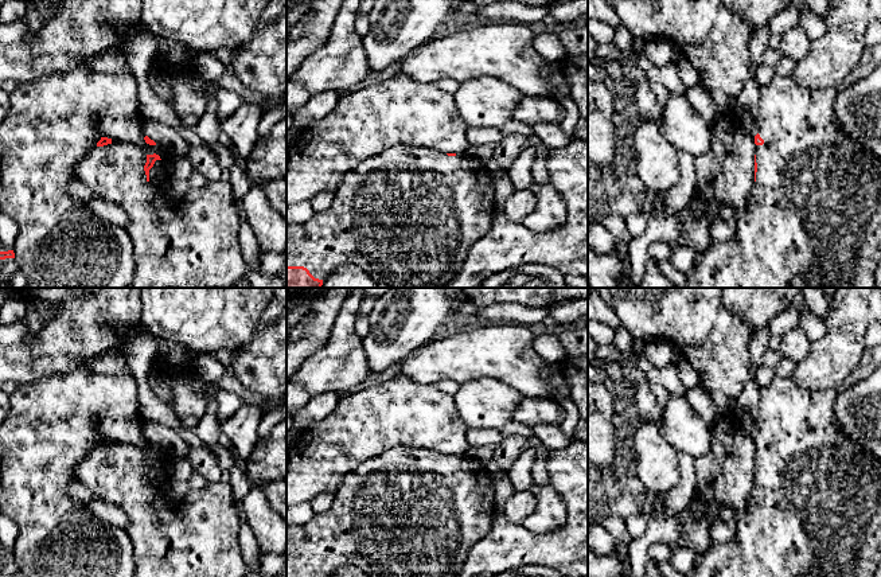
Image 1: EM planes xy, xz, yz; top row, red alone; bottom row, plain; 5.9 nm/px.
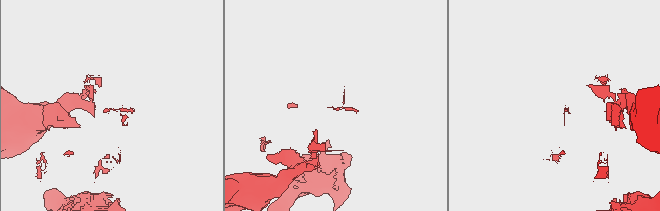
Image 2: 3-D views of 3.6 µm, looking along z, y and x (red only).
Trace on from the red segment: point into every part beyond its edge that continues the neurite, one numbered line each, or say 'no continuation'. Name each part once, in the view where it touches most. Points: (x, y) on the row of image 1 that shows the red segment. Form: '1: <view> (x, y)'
1: xz (408, 217)

